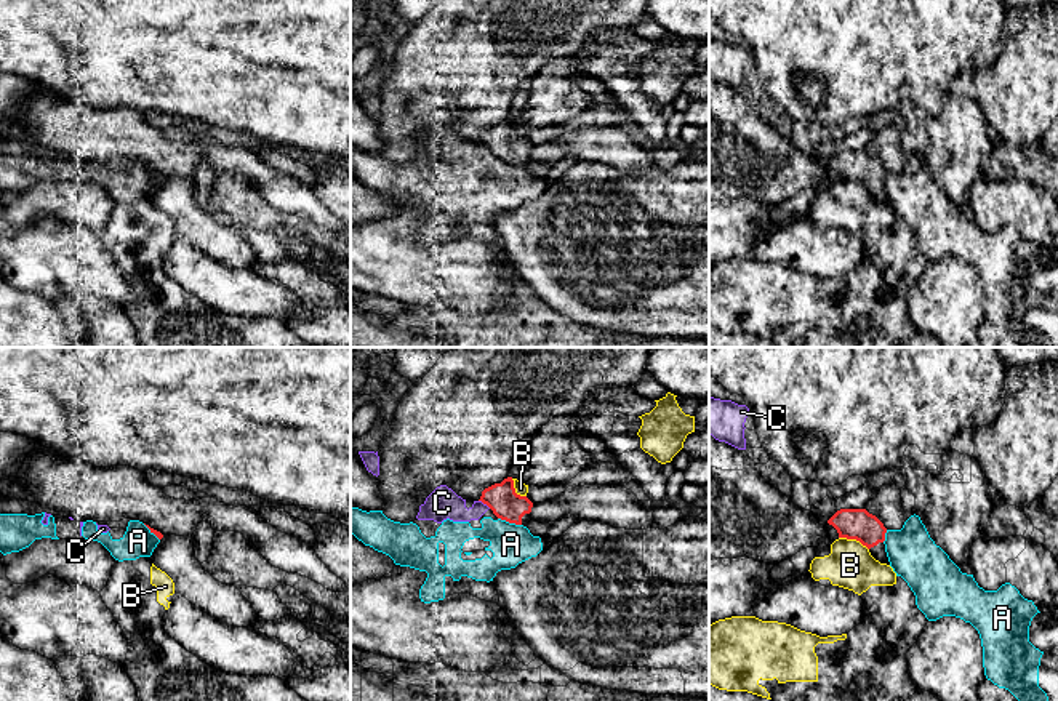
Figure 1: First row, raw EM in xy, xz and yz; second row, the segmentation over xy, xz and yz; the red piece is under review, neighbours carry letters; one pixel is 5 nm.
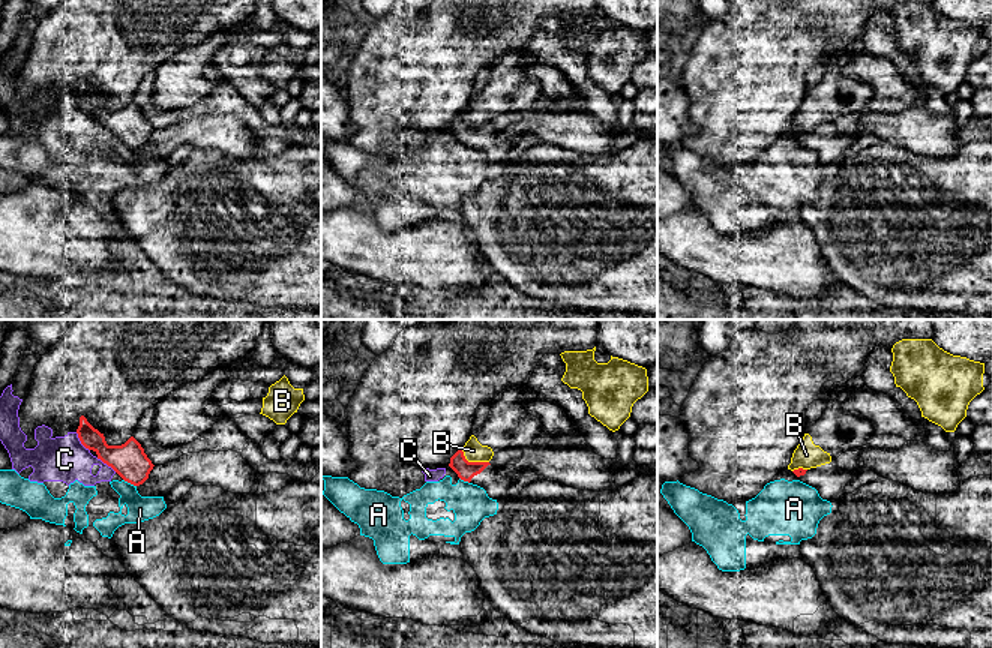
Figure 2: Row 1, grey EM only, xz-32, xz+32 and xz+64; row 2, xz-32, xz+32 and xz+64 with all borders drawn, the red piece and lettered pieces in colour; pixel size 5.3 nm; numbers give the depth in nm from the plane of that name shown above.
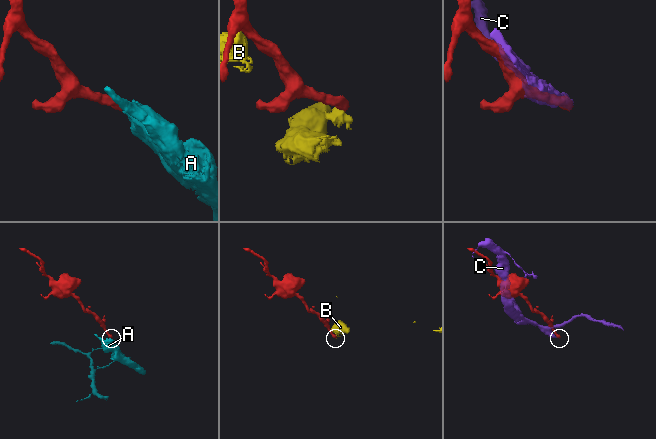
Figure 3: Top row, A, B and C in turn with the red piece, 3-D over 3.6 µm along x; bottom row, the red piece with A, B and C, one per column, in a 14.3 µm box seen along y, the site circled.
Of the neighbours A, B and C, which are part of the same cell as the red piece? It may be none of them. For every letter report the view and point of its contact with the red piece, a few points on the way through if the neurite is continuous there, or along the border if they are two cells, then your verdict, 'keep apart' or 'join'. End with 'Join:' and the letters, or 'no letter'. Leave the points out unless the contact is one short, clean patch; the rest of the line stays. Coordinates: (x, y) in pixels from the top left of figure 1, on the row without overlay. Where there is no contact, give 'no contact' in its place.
A: xz (509, 164) | along xz (498, 159), (520, 167) | keep apart
B: yz (853, 180) | along yz (839, 178), (858, 181), (868, 191) | keep apart
C: xz (485, 144) | keep apart
Join: no letter

